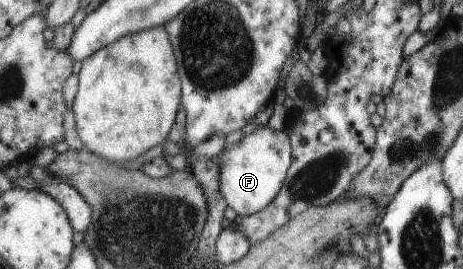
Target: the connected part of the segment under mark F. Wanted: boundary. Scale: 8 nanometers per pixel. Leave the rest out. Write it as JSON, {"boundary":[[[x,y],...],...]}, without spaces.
{"boundary":[[[258,125],[252,133],[245,134],[238,143],[228,145],[218,153],[220,158],[219,193],[226,206],[239,217],[262,210],[278,193],[286,171],[293,161],[289,131],[271,130],[267,125]]]}

